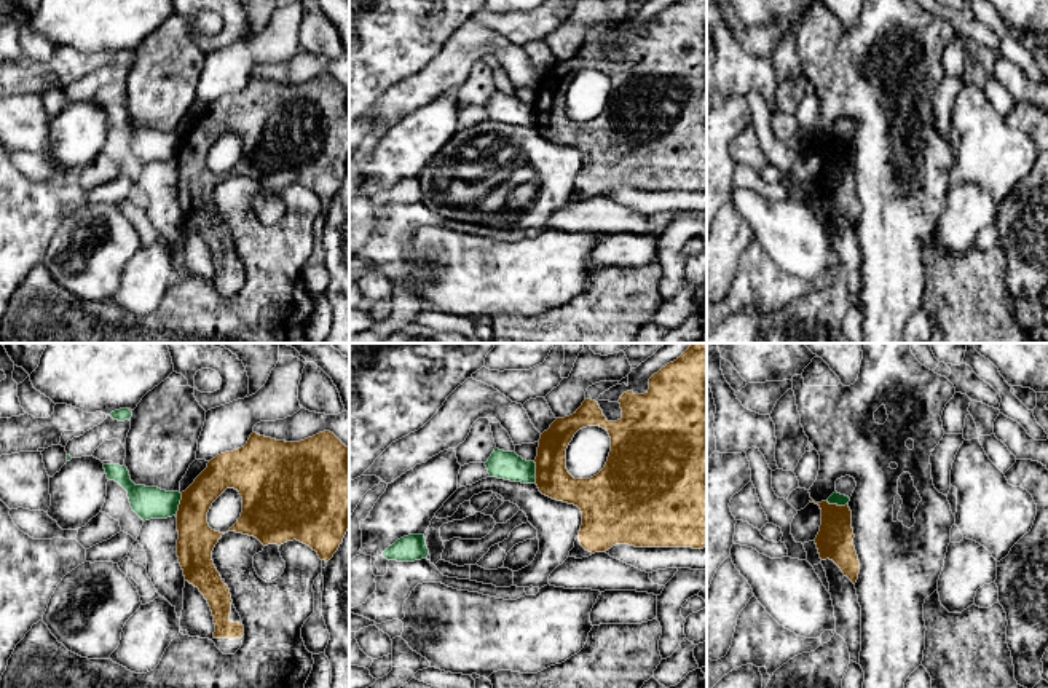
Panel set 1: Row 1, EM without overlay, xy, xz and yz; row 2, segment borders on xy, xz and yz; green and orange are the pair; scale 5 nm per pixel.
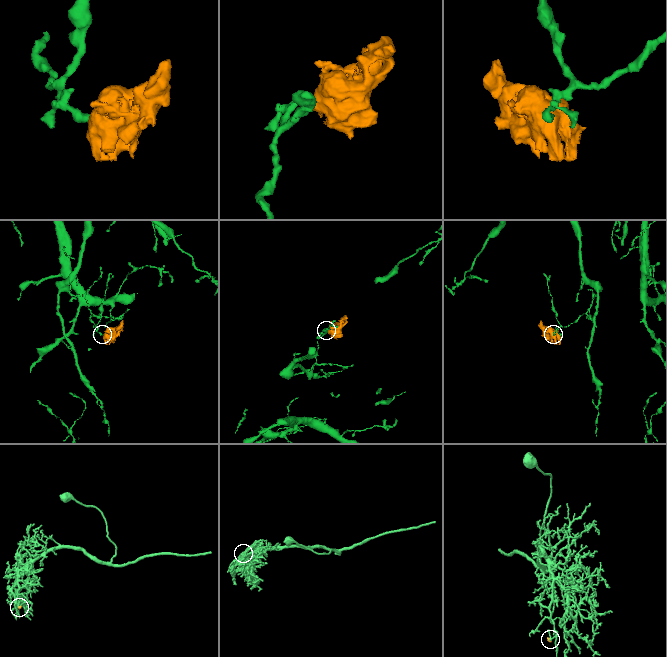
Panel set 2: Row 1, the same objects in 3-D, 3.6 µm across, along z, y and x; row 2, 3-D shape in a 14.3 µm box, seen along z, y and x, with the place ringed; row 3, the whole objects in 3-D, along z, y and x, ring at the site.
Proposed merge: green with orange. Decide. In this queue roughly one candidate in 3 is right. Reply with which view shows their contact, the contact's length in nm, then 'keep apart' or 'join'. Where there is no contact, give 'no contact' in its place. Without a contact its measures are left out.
meets green in xy; contact 120 nm long; keep apart

